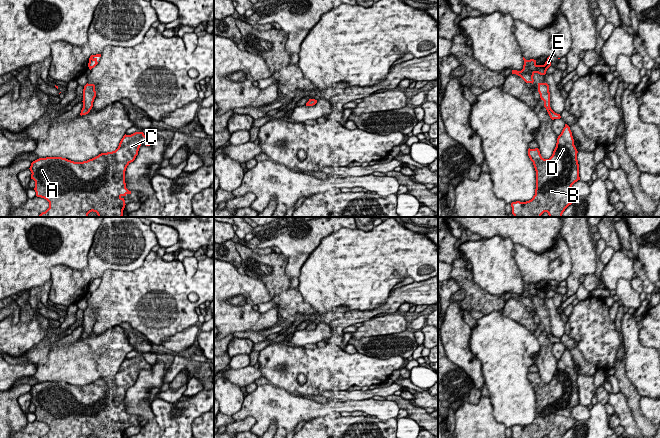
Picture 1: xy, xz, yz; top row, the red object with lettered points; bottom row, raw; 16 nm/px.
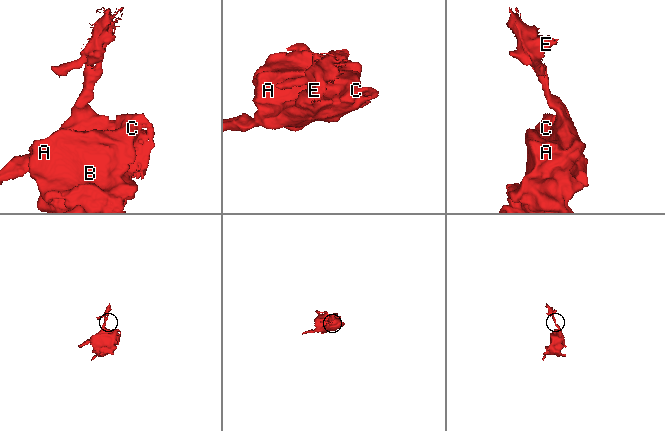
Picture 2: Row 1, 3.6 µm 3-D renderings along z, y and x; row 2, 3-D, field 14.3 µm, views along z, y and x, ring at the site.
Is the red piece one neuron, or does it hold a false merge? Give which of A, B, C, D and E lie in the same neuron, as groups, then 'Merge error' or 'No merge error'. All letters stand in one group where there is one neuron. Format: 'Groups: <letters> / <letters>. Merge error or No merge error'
Groups: A B C D E. No merge error

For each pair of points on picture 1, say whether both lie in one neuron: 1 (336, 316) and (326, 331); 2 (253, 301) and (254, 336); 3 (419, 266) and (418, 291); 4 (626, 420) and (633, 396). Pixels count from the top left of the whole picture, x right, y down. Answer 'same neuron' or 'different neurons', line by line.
1: different neurons
2: different neurons
3: different neurons
4: different neurons

